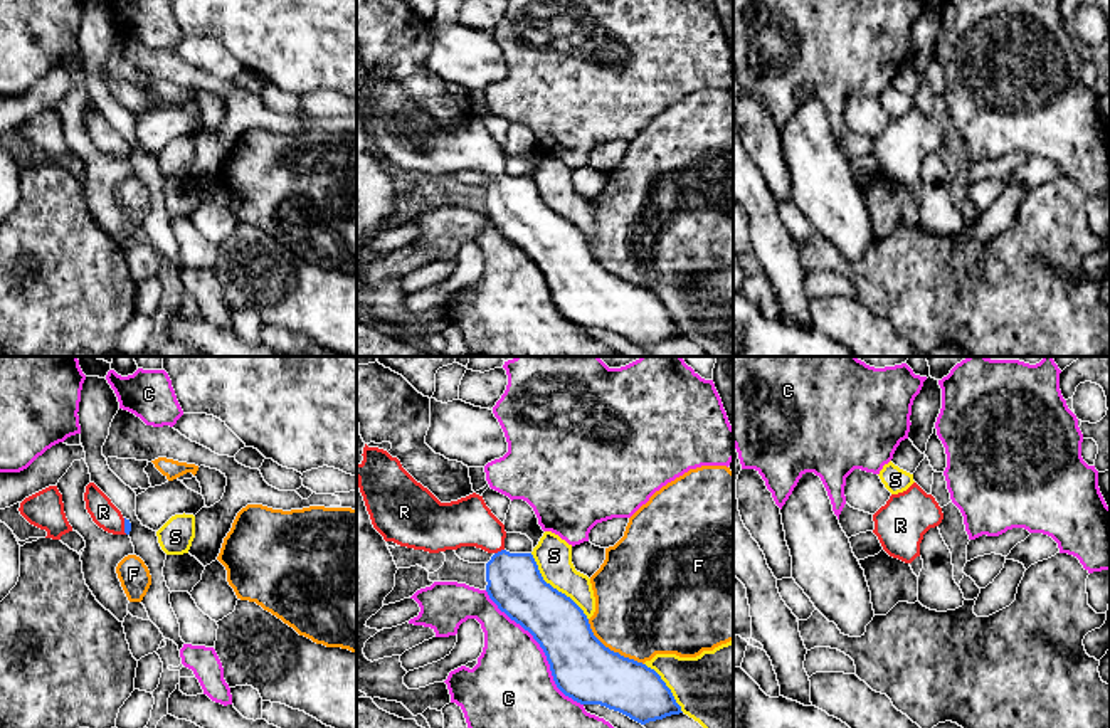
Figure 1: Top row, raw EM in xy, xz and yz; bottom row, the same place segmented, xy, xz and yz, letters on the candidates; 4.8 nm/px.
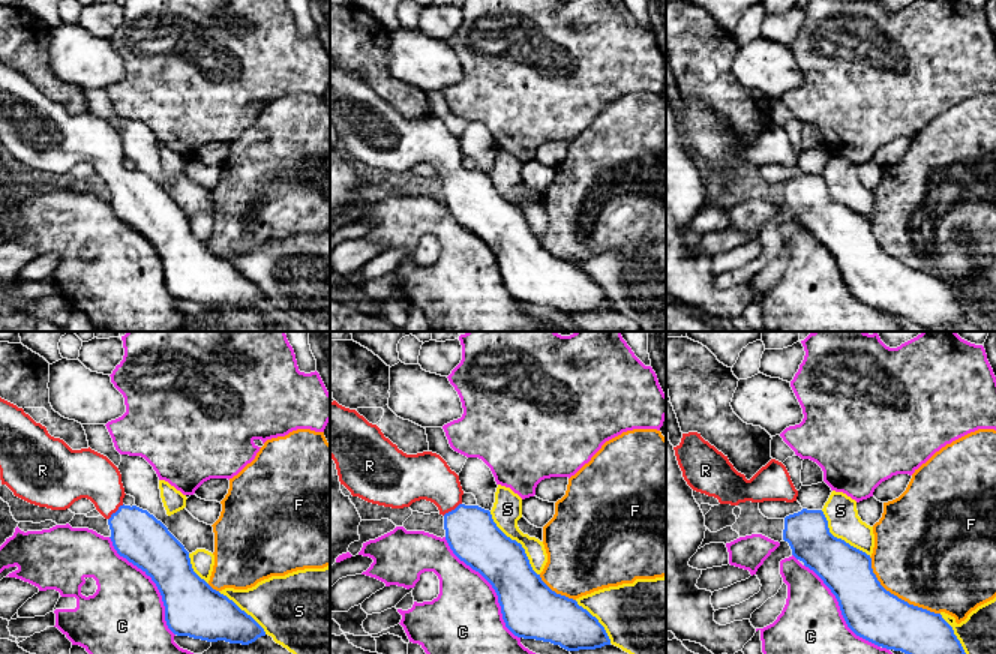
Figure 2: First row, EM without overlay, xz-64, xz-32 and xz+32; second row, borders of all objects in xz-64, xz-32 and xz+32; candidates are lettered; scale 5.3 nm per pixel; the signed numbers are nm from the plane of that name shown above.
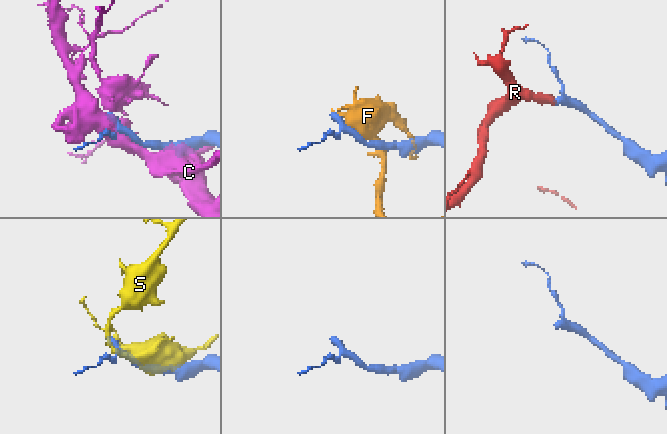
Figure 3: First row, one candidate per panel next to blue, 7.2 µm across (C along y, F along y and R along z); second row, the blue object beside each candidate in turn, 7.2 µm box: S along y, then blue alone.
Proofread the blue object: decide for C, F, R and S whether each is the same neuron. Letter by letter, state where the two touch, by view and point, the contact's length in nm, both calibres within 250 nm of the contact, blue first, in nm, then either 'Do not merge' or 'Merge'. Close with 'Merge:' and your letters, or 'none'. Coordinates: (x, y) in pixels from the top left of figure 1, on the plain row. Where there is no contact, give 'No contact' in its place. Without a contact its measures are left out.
C: Touches blue at xz (542, 271). Shared border 700 nm. Thickness 300 nm (blue) against 420 nm. Do not merge
F: Touches blue at xz (609, 273). Shared border 340 nm. Thickness 300 nm (blue) against 460 nm. Do not merge
R: Touches blue at xz (498, 175). Shared border 50 nm. Thickness 260 nm (blue) against 240 nm. Merge
S: Touches blue at xz (555, 212). Shared border 420 nm. Thickness 260 nm (blue) against 180 nm. Do not merge
Merge: R

